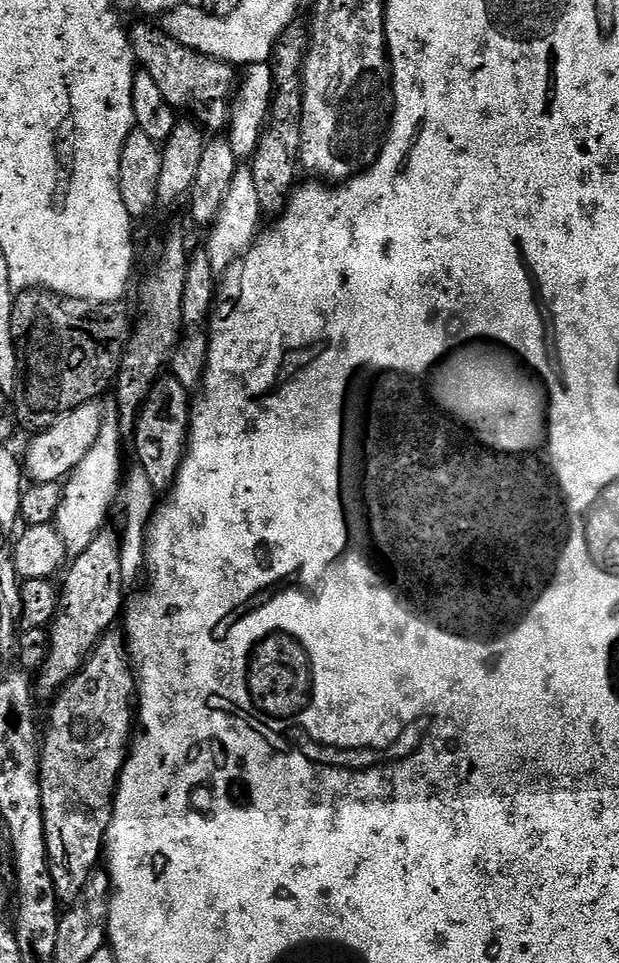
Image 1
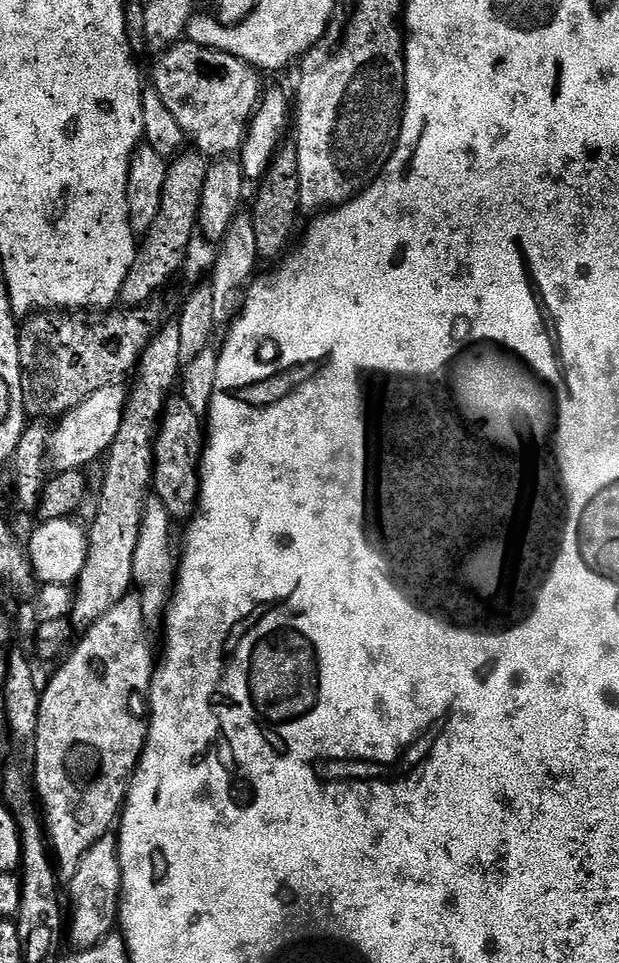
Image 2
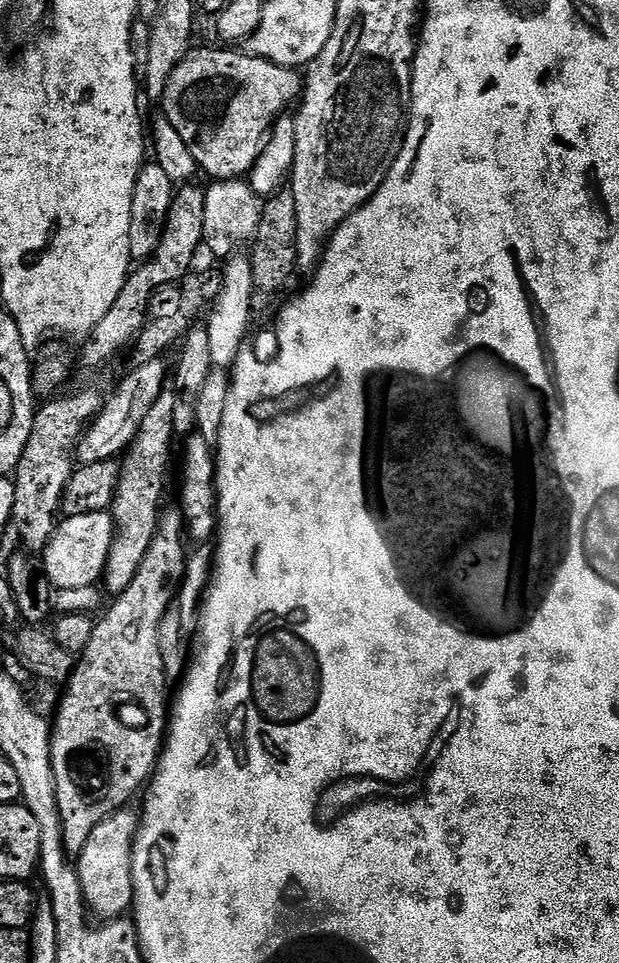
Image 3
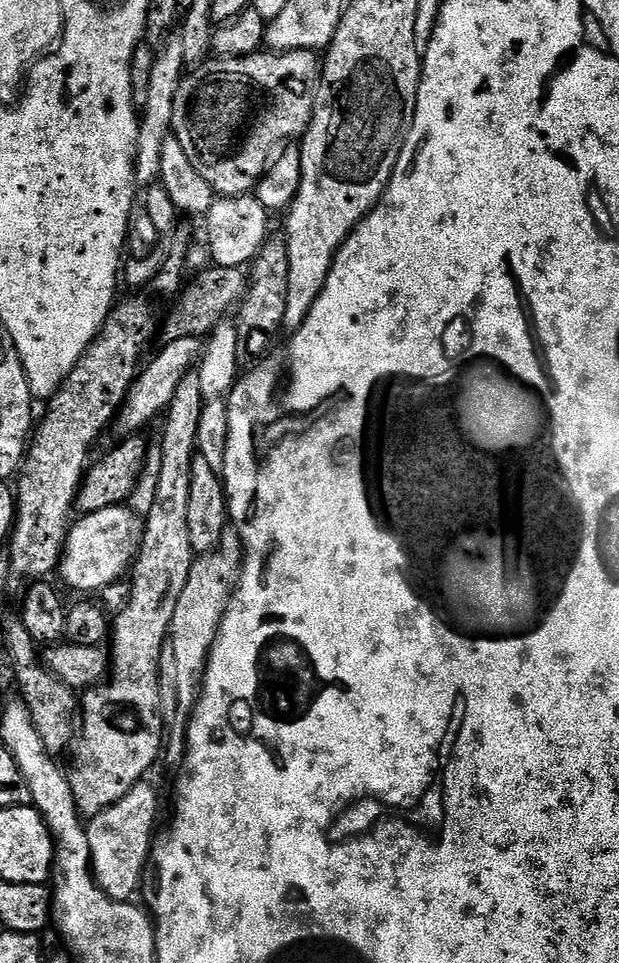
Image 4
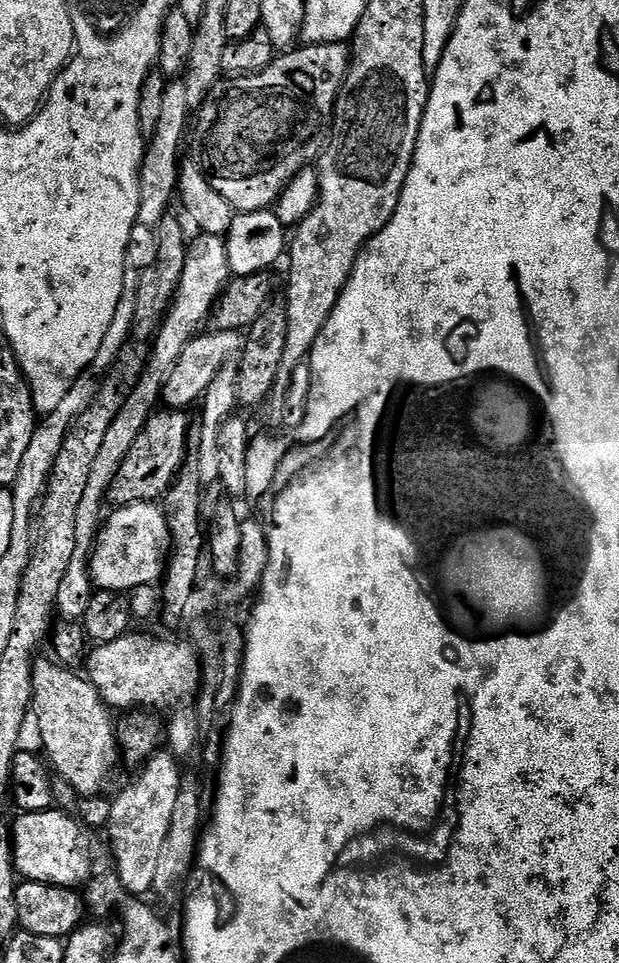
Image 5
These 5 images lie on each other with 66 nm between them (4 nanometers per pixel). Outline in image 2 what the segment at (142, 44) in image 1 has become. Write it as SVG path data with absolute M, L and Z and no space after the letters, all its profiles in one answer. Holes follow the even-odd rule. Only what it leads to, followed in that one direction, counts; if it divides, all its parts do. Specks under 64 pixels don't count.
M187 38L161 51L152 64L151 87L161 95L178 126L184 132L187 143L195 151L209 158L232 158L239 153L252 123L252 114L262 95L261 73L225 52L206 46L191 44Z

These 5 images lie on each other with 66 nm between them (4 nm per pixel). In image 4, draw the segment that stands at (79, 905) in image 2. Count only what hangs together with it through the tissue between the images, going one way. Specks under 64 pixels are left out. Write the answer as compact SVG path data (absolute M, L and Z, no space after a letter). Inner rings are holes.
M141 782L132 787L125 798L89 819L86 827L92 874L110 899L131 901L135 897L144 866L146 868L150 860L157 818L158 796L148 782Z

